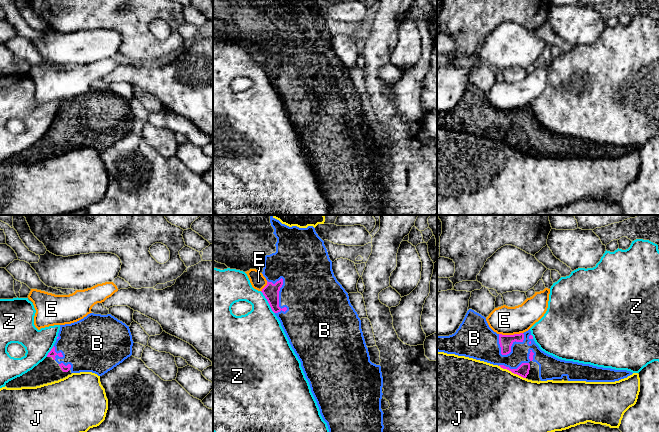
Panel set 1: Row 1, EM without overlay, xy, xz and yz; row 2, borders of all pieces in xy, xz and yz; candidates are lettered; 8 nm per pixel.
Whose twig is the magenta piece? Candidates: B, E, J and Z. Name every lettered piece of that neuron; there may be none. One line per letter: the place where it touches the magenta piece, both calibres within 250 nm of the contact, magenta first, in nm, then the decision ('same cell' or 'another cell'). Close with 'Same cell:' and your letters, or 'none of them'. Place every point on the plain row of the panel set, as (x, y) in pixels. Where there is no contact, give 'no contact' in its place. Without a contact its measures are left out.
B: contact xz (280, 63); calibres 130 and 460 nm; same cell
E: contact yz (510, 111); calibres 110 and 220 nm; another cell
J: contact yz (512, 148); calibres 100 and 500 nm; another cell
Z: contact xz (268, 78); calibres 130 and 360 nm; another cell
Same cell: B

